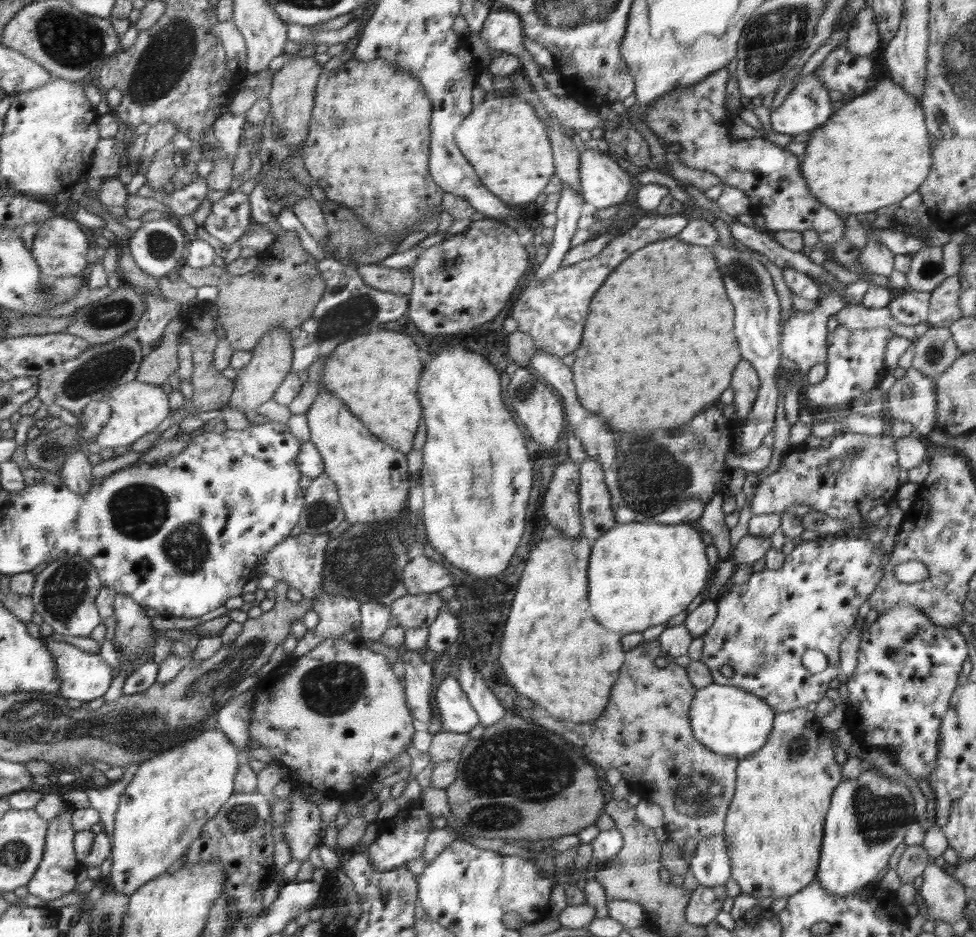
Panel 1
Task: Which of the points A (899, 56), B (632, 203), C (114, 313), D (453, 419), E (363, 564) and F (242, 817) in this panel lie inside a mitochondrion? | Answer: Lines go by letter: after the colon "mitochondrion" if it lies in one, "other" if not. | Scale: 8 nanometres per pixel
A: other
B: other
C: mitochondrion
D: other
E: mitochondrion
F: mitochondrion

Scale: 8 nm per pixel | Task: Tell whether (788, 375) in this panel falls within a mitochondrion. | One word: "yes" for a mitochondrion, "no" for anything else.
yes

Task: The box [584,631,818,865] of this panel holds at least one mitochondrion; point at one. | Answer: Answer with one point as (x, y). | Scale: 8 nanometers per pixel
(696, 795)

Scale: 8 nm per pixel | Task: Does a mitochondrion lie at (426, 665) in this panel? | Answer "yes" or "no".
no

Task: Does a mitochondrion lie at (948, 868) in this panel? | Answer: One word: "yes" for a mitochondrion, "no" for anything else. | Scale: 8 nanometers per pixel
no

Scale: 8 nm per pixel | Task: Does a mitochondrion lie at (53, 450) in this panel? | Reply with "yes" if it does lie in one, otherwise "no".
yes

